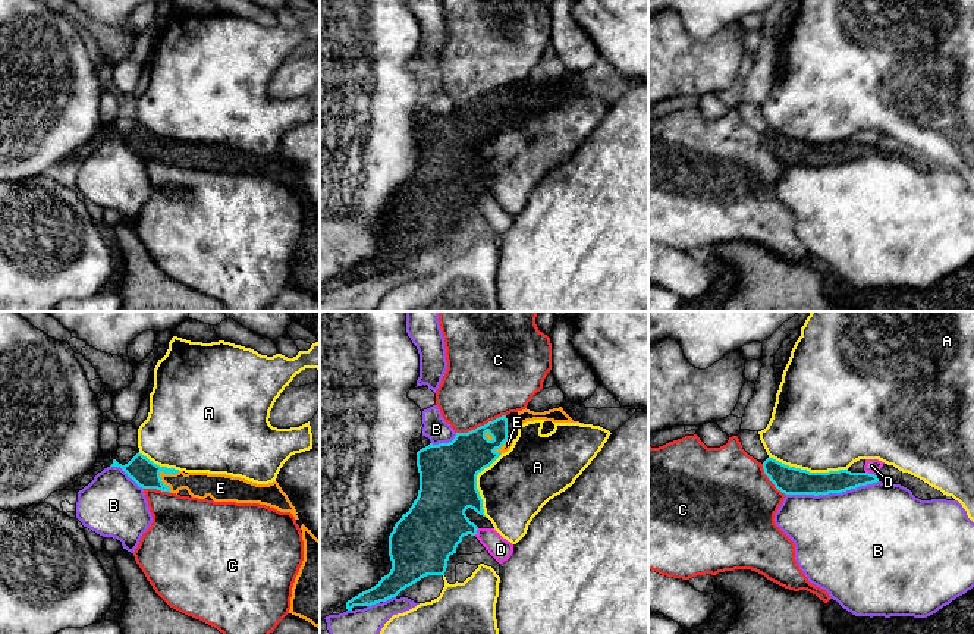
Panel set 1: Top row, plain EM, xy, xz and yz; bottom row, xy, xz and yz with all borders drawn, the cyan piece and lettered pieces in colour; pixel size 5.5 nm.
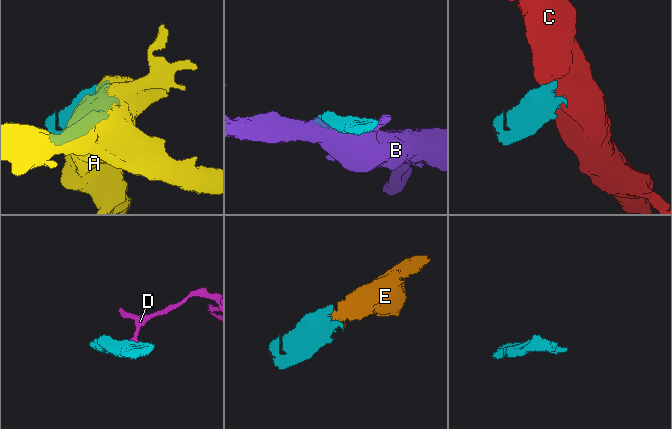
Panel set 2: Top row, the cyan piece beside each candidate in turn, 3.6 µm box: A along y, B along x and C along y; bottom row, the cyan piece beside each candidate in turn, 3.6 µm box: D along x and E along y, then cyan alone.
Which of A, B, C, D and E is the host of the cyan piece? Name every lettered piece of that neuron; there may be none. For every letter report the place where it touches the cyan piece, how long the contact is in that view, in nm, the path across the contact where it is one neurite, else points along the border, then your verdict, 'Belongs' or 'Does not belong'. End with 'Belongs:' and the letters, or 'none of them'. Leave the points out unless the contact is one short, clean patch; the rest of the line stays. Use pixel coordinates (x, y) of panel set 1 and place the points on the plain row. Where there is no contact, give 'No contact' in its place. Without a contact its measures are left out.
A: Touches cyan at yz (808, 143). Shared border 440 nm. Does not belong
B: Touches cyan at yz (830, 163). Shared border 500 nm. Does not belong
C: Touches cyan at xz (480, 97). Shared border 300 nm. Does not belong
D: Touches cyan at yz (869, 144). Shared border 60 nm. Boundary: yz (866, 143), (874, 147). Does not belong
E: Touches cyan at xy (162, 153). Shared border 140 nm. Path across: xy (140, 140), (162, 153), (194, 153), (200, 156). Belongs
Belongs: E

